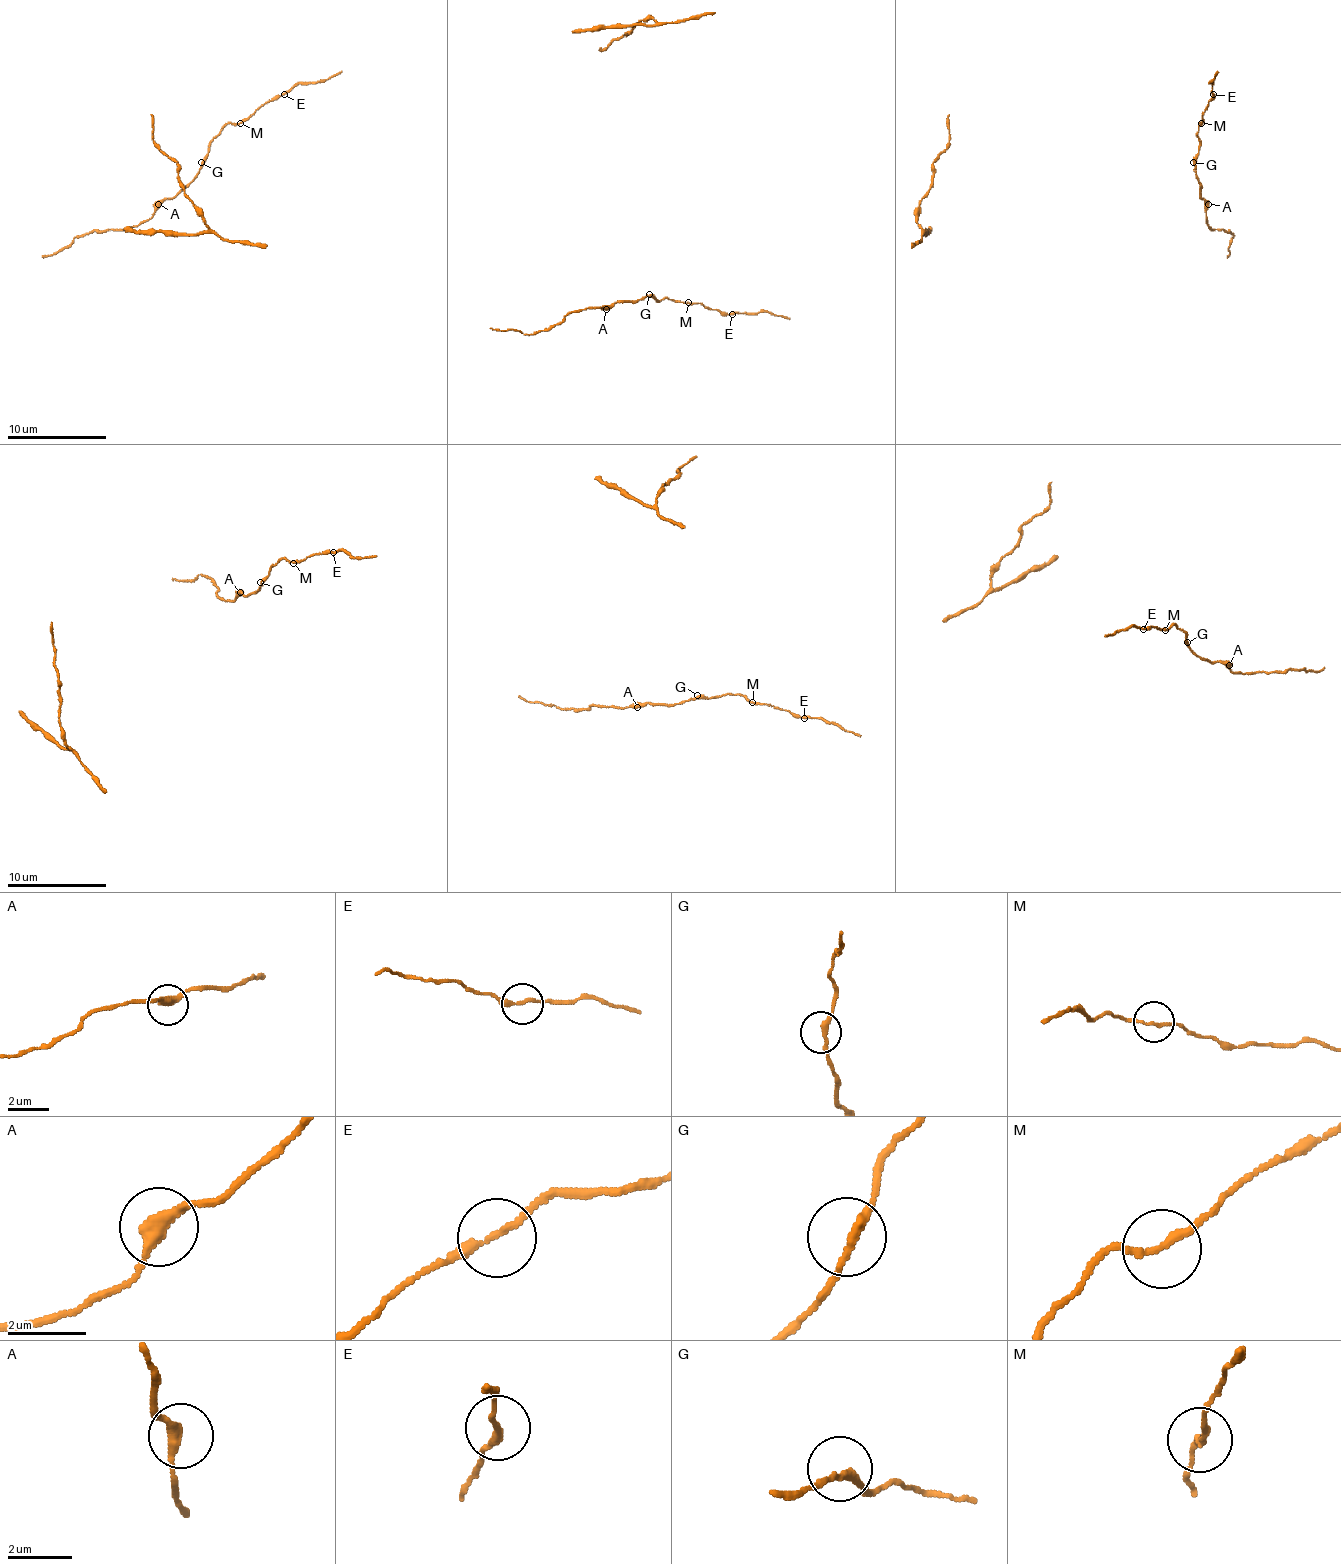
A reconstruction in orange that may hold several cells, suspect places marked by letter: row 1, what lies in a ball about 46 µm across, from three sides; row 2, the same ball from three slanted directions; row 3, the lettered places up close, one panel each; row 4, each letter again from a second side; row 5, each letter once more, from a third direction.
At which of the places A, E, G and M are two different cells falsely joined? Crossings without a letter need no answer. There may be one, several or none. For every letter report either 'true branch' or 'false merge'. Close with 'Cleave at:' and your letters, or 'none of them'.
A: true branch
E: true branch
G: true branch
M: true branch
Cleave at: none of them

